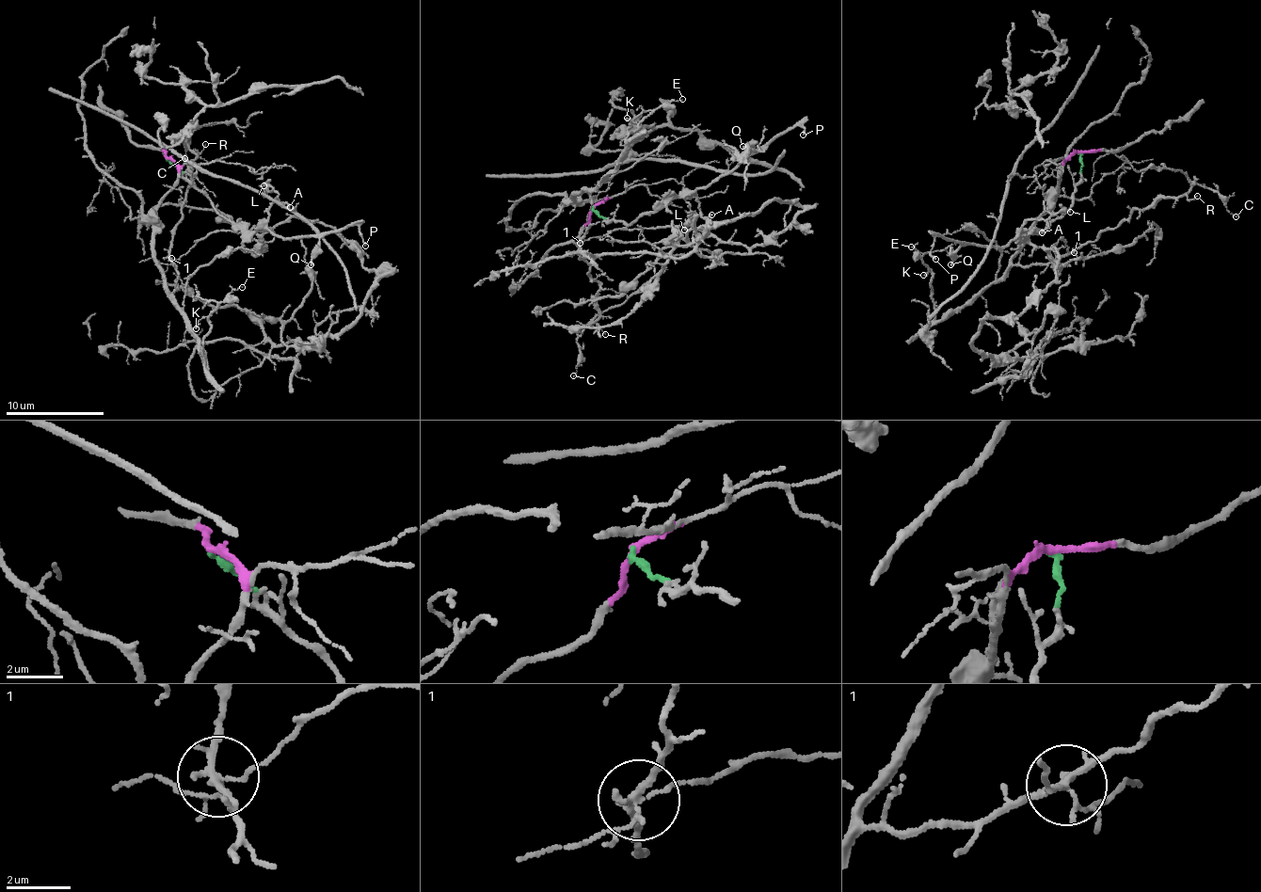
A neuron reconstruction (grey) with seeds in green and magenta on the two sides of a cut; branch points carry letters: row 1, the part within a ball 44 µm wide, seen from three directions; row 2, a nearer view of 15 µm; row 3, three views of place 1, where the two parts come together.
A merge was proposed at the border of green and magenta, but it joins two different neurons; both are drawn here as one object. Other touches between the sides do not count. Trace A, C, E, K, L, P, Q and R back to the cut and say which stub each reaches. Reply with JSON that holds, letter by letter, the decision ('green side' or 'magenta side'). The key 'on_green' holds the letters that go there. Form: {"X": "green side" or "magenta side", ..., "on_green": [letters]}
{"A": "green side", "C": "magenta side", "E": "magenta side", "K": "magenta side", "L": "green side", "P": "green side", "Q": "green side", "R": "magenta side", "on_green": ["A", "L", "P", "Q"]}

